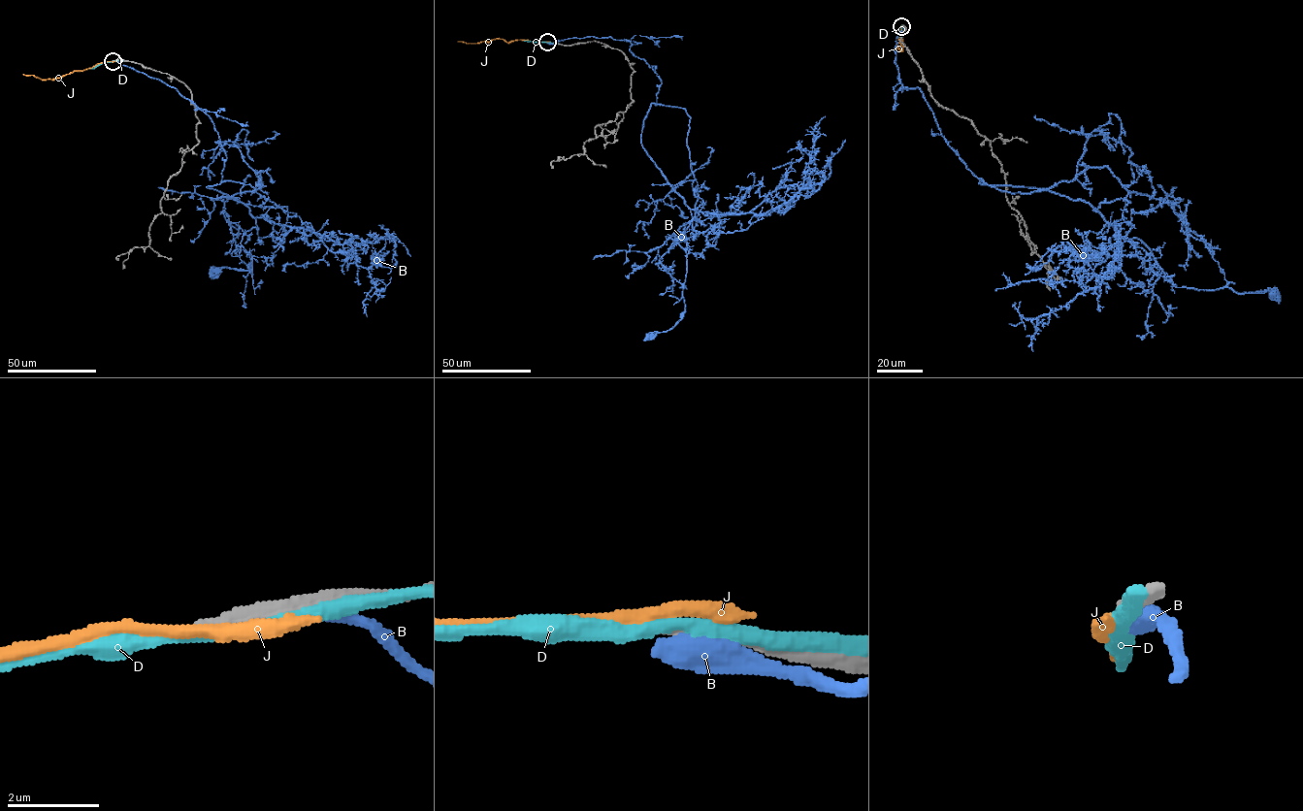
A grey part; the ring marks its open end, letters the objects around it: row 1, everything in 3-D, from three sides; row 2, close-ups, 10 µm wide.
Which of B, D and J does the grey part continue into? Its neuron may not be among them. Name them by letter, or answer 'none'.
none

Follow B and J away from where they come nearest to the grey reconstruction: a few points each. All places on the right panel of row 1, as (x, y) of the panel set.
B: (901, 27), (898, 80), (923, 93), (979, 183), (1085, 201), (1118, 234), (1144, 243), (1177, 287), (1273, 293)
J: (900, 27), (898, 39), (901, 41), (896, 45), (902, 50), (900, 44)

